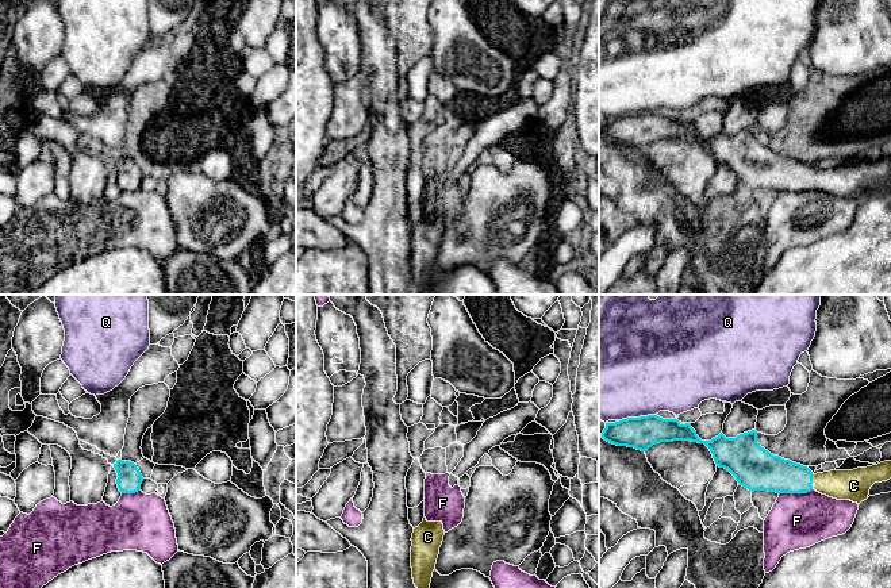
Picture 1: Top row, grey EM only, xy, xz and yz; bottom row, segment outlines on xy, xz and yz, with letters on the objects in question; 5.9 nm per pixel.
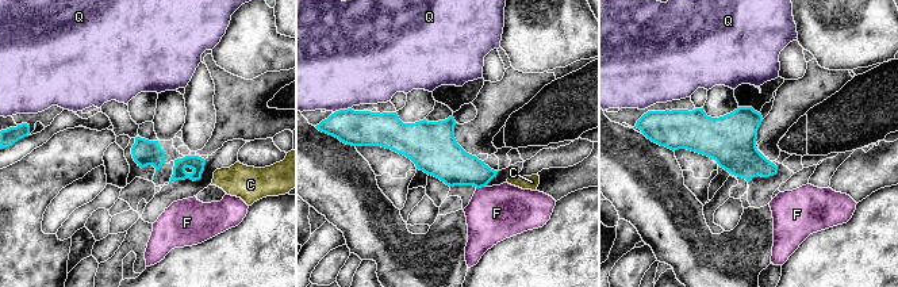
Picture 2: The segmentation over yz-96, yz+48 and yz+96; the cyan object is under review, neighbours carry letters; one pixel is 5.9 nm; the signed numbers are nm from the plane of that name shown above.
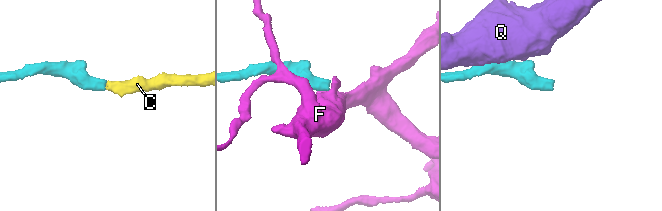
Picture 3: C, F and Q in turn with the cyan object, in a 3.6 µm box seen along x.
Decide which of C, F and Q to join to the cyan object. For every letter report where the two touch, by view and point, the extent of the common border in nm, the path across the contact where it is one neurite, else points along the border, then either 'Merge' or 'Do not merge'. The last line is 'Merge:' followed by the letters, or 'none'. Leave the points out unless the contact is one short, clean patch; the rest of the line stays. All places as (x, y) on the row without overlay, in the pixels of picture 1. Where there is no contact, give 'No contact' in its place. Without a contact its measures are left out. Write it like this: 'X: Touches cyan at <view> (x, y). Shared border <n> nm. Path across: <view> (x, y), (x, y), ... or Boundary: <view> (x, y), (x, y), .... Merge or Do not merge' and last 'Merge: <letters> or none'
C: Touches cyan at yz (811, 176). Shared border 60 nm. Path across: yz (772, 170), (795, 176), (811, 176), (852, 183). Merge
F: Touches cyan at yz (795, 189). Shared border 220 nm. Boundary: yz (813, 185), (806, 189), (782, 189), (779, 192). Do not merge
Q: Touches cyan at yz (637, 115). Shared border 220 nm. Boundary: yz (655, 111), (622, 115), (619, 118). Do not merge
Merge: C

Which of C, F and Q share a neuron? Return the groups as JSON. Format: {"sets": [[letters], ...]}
{"sets": [["C"], ["F"], ["Q"]]}

